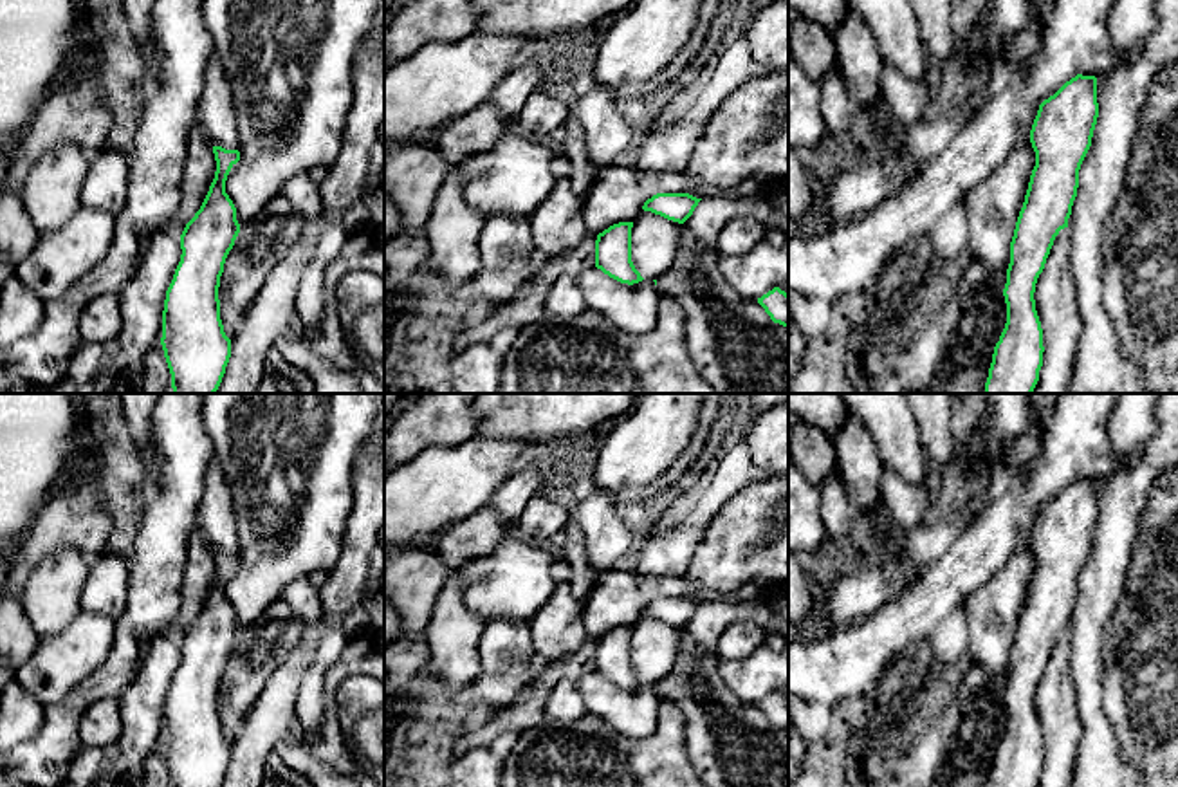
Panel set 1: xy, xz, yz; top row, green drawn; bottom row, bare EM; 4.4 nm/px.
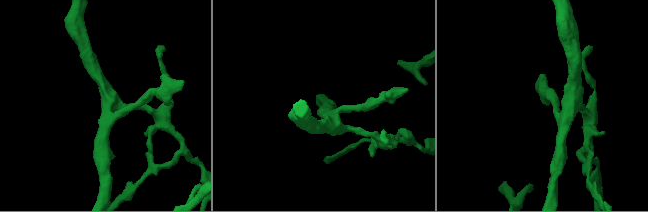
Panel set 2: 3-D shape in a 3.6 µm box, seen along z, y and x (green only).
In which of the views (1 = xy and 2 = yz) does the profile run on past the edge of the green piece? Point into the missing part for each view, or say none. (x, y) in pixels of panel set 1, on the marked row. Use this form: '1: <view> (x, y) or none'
1: none
2: none

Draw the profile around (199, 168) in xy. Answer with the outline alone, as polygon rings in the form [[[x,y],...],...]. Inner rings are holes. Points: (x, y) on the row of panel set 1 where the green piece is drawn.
[[[200,126],[189,130],[188,155],[184,161],[184,177],[180,184],[180,208],[171,229],[180,236],[186,224],[200,209],[209,186],[215,179],[216,161],[211,143]]]

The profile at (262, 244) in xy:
[[[278,195],[235,240],[220,276],[225,289],[220,319],[229,339],[236,336],[249,303],[296,242],[301,226],[301,215]]]

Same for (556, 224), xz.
[[[557,179],[548,197],[529,217],[534,247],[548,256],[575,249],[588,235],[583,202],[584,195],[570,188],[570,179]]]

